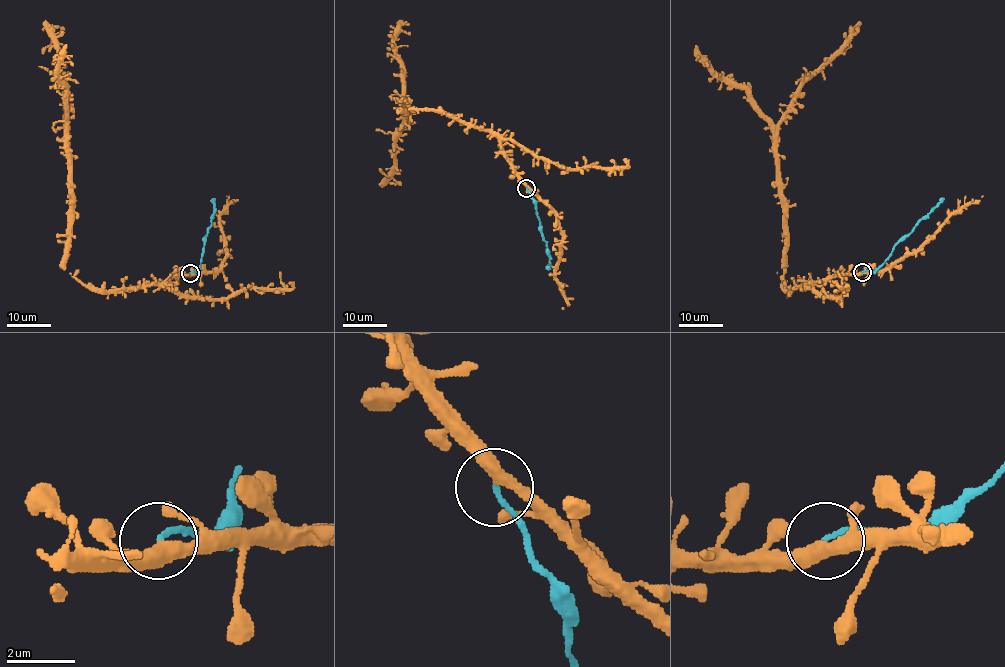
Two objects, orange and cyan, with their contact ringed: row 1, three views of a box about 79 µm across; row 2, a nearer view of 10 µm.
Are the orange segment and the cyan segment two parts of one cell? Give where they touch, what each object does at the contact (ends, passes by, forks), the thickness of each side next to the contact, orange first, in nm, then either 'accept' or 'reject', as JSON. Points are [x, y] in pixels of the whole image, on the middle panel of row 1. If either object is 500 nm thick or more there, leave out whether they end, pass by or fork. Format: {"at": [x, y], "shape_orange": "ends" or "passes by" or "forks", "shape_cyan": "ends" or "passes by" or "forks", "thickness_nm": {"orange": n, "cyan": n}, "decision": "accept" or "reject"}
{"at": [526, 188], "shape_orange": "passes by", "shape_cyan": "ends", "thickness_nm": {"orange": 360, "cyan": 130}, "decision": "reject"}

